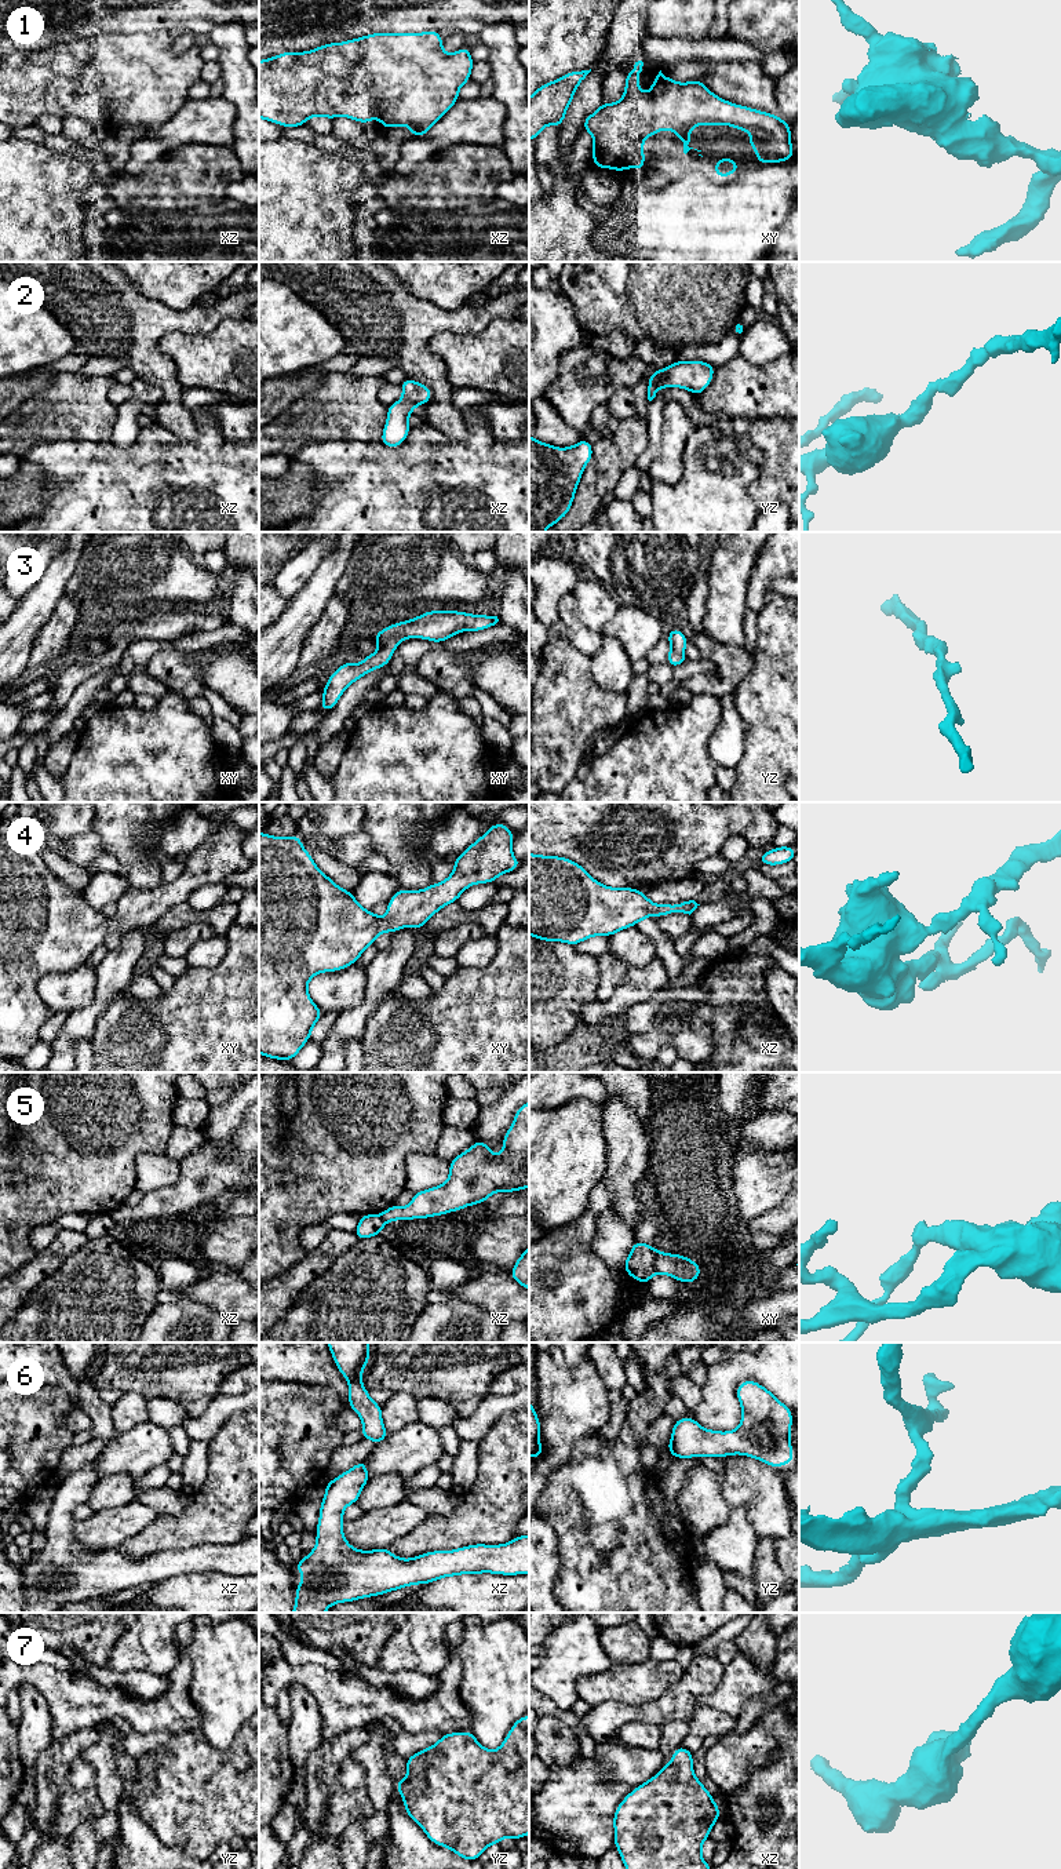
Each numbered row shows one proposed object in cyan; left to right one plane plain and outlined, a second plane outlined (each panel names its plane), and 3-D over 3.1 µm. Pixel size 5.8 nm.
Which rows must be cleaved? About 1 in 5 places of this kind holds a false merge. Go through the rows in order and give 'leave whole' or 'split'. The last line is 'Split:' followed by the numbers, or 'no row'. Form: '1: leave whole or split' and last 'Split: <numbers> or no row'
1: leave whole
2: leave whole
3: leave whole
4: leave whole
5: split
6: leave whole
7: leave whole
Split: 5

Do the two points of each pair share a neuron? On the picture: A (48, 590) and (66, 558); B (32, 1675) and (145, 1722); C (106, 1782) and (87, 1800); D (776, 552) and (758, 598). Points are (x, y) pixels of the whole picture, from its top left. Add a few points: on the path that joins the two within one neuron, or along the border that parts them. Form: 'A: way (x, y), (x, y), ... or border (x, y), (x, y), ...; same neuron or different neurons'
A: way (53, 582), (62, 567); same neuron
B: way (59, 1687), (73, 1701), (117, 1704); same neuron
C: border (87, 1762), (94, 1770), (97, 1792), (106, 1810); different neurons
D: way (773, 563), (765, 571), (758, 587); same neuron

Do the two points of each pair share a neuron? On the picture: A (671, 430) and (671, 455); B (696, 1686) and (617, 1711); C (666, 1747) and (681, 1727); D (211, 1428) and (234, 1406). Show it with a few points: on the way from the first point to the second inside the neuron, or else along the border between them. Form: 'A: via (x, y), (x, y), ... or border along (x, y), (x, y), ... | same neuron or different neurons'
A: via (671, 436), (671, 450) | same neuron
B: via (677, 1702), (659, 1712), (637, 1712) | same neuron
C: via (668, 1742), (677, 1731) | same neuron
D: via (215, 1421), (228, 1409) | same neuron

